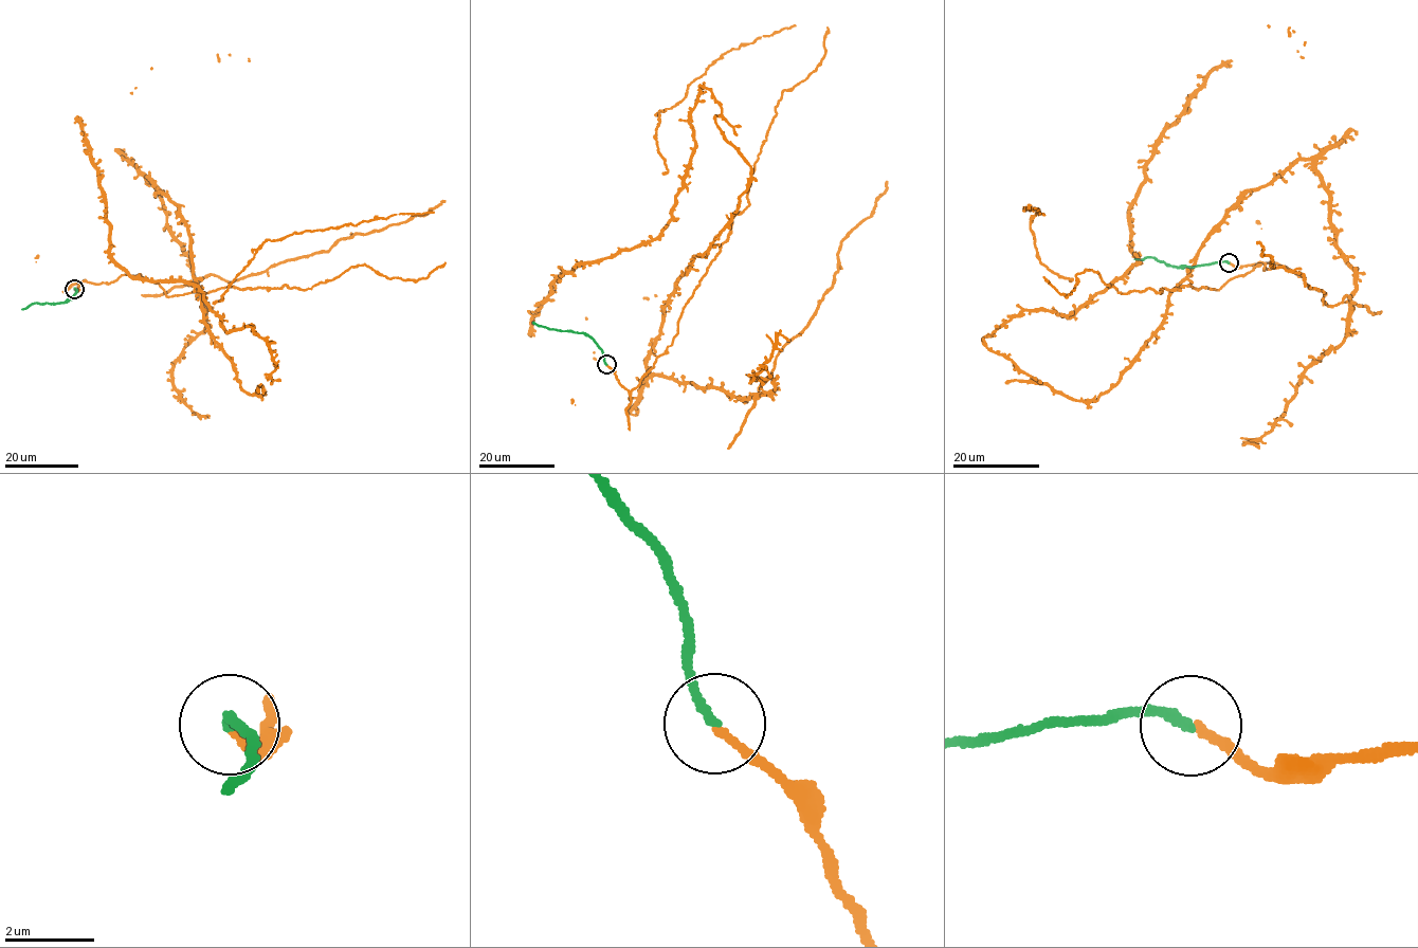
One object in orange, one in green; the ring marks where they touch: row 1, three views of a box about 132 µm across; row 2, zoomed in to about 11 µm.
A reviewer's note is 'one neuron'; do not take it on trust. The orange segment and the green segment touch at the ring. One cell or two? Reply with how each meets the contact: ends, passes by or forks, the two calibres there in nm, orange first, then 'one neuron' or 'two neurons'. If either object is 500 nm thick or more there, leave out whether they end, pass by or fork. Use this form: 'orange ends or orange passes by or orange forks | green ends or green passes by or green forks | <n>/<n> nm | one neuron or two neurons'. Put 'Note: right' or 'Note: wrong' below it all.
orange ends | green ends | 200/200 nm | one neuron
Note: right

